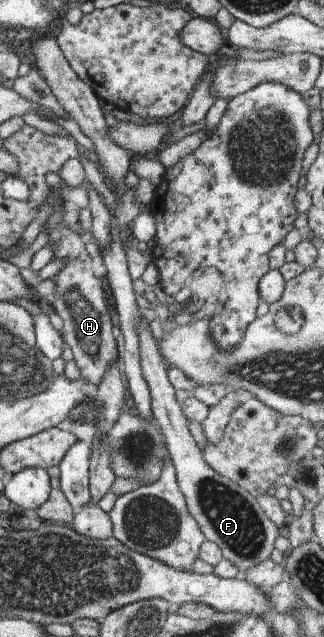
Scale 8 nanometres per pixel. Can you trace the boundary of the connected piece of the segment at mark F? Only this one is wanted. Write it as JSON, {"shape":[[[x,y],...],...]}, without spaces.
{"shape":[[[146,320],[138,322],[138,350],[141,373],[149,390],[151,414],[164,441],[170,462],[175,470],[175,479],[185,500],[189,515],[196,521],[202,536],[212,541],[224,559],[237,568],[239,577],[243,577],[248,568],[256,566],[270,558],[273,543],[278,537],[278,527],[268,517],[256,499],[244,488],[218,475],[204,462],[202,452],[197,447],[182,414],[180,403],[174,398],[173,385],[167,378],[167,370],[160,353],[156,349],[154,338]]]}

